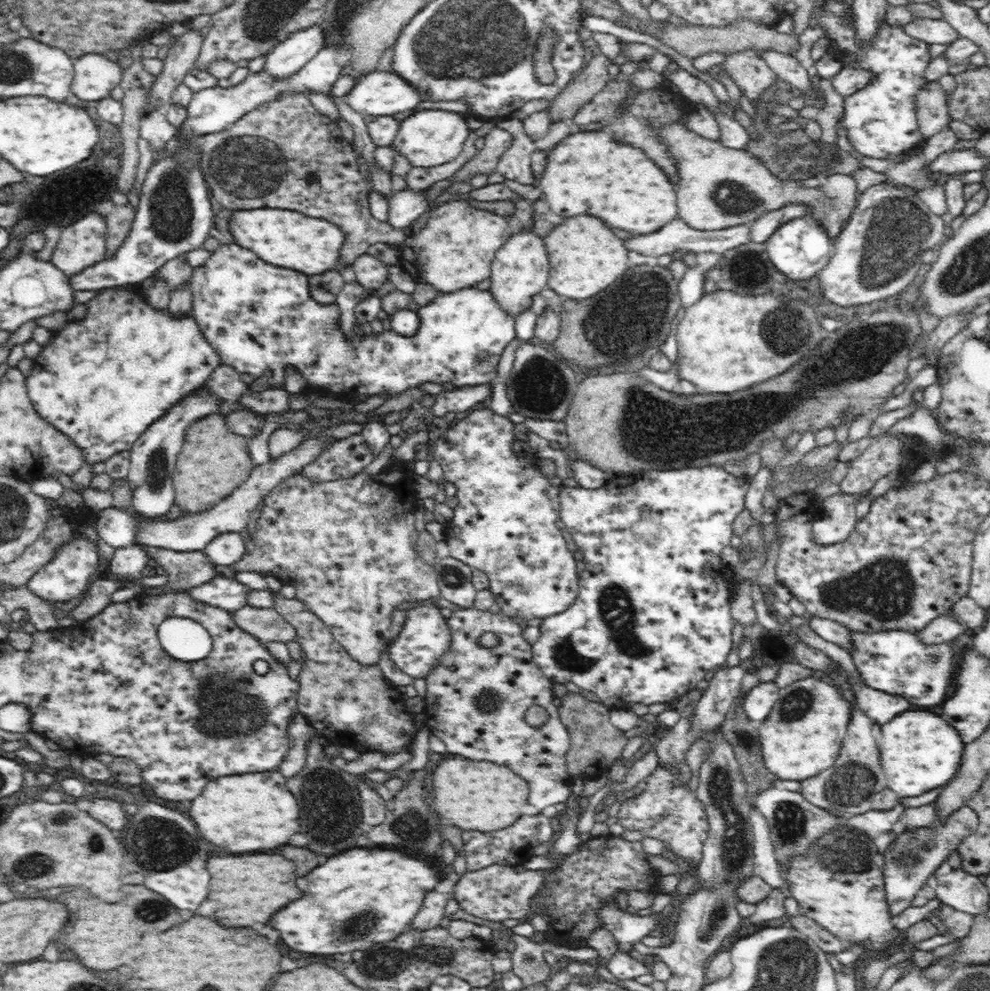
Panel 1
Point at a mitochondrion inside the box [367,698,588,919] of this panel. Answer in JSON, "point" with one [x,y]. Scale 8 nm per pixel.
{"point":[412,828]}

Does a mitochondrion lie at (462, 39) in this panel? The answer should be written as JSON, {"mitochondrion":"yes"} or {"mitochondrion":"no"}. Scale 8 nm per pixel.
{"mitochondrion":"yes"}

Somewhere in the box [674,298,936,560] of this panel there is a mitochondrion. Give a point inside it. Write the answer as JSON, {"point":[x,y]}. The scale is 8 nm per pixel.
{"point":[786,333]}

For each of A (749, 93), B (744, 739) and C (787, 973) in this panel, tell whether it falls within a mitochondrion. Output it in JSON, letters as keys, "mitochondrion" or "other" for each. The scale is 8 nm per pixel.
{"A":"other","B":"mitochondrion","C":"mitochondrion"}

